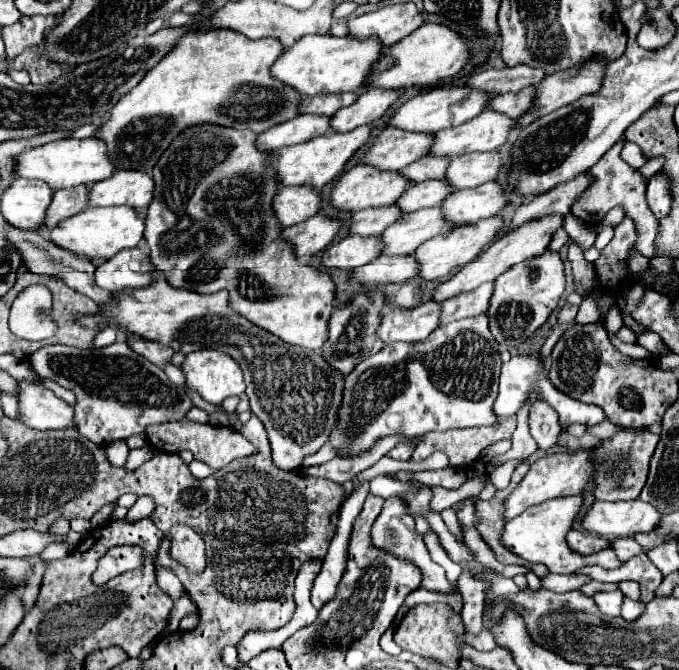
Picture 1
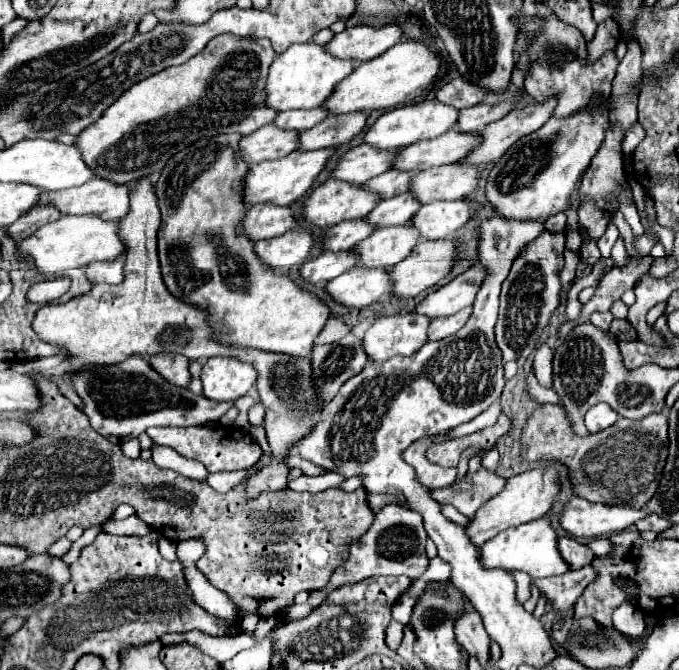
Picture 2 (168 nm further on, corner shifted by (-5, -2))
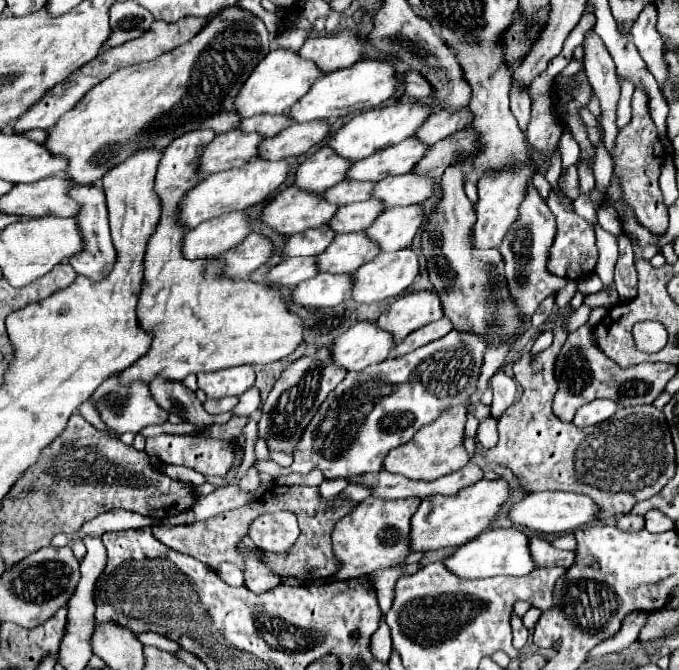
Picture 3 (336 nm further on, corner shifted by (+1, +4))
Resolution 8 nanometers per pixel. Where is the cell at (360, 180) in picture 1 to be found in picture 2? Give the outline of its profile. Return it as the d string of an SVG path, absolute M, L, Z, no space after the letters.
M326 180L304 202L304 218L330 228L342 220L366 218L382 198L364 186L346 180Z

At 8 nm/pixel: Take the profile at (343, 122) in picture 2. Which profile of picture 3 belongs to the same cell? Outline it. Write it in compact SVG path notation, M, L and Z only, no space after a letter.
M308 122L308 124L290 124L280 134L264 138L258 146L256 158L260 160L284 160L288 156L306 154L314 144L322 142L328 136L326 122Z

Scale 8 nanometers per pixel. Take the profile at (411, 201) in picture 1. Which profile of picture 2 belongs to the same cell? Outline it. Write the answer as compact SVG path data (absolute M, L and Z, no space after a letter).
M410 192L408 194L400 194L400 196L394 196L394 198L382 200L366 216L366 220L370 224L380 226L380 228L384 228L384 226L398 226L398 224L404 224L404 222L412 220L414 214L420 210L420 206L422 204Z

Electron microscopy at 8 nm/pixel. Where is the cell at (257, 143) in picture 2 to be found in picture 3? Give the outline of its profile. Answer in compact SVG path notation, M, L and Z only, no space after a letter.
M230 130L226 134L216 134L210 144L204 146L198 170L202 174L216 174L230 168L246 164L258 152L260 134L242 134L240 130Z

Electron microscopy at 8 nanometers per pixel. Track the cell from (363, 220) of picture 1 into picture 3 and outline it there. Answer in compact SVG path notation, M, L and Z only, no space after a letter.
M326 226L304 230L286 240L282 256L316 256L316 254L322 254L322 250L326 250L326 246L332 240L334 240L334 234L330 234Z

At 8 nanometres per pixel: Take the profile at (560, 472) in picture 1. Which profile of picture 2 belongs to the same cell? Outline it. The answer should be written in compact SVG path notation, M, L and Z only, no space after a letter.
M554 466L526 470L526 472L518 474L518 476L508 478L504 492L500 492L498 496L494 496L488 504L484 504L480 508L480 512L470 522L470 526L466 528L466 532L468 532L470 540L476 546L482 546L484 542L488 542L490 538L494 538L502 530L520 526L520 524L524 524L528 520L536 520L536 518L542 518L544 514L548 514L548 510L556 502L558 494L560 494L560 480L558 480L558 470Z

